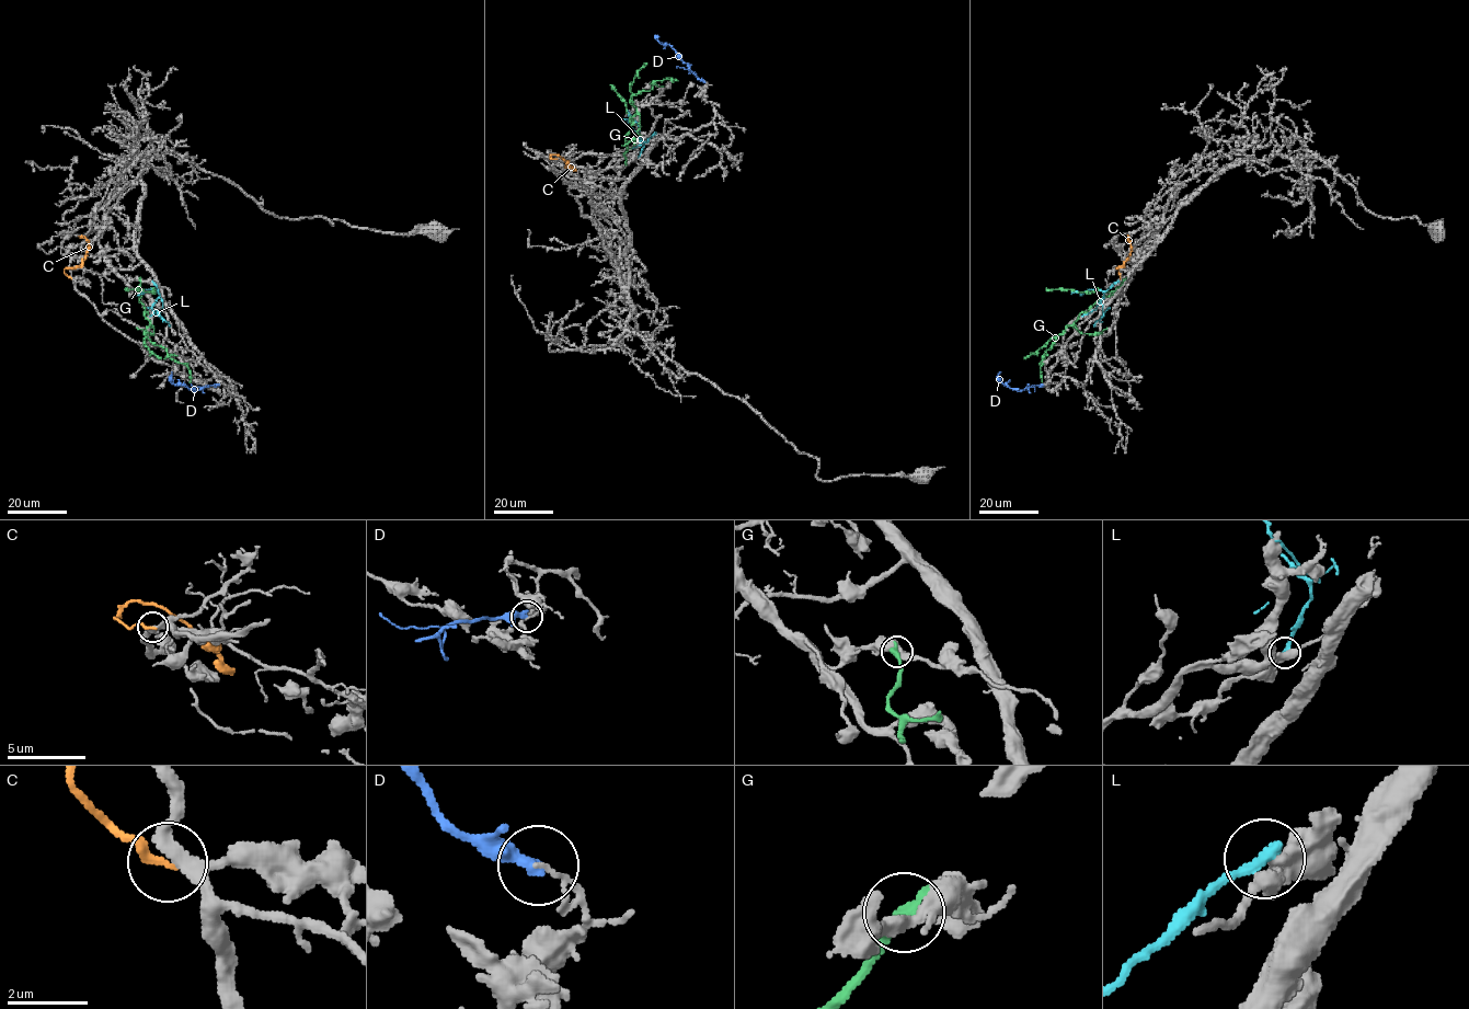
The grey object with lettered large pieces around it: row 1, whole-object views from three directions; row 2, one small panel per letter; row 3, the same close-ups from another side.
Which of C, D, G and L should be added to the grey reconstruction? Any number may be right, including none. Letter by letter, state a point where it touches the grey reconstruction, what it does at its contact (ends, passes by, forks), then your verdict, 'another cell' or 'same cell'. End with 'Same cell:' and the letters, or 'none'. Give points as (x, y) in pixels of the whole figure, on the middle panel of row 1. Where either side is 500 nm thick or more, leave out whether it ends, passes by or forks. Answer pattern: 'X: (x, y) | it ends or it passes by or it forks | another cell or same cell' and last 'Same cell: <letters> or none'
C: (557, 159) | it ends | another cell
D: (704, 81) | it ends | another cell
G: (626, 163) | it ends | another cell
L: (639, 156) | it ends | another cell
Same cell: none

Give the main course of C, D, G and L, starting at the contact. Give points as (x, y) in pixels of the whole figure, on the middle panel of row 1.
C: (557, 159), (549, 158), (558, 155), (574, 170), (564, 165)
D: (704, 81), (688, 69), (670, 45), (661, 43), (657, 36), (657, 39)
G: (626, 163), (626, 136), (637, 112), (632, 96), (650, 91), (656, 81), (675, 81)
L: (639, 156), (649, 140), (644, 140), (655, 133)

